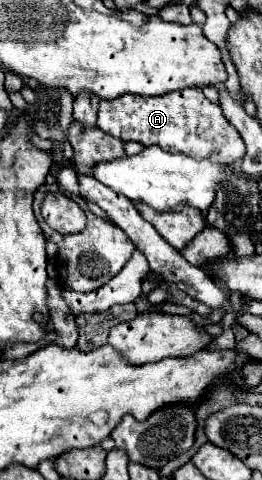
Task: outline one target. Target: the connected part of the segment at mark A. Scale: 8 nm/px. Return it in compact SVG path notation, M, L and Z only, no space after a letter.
M177 90L163 96L123 94L113 100L101 100L97 126L121 140L135 140L143 146L161 146L171 154L185 154L195 160L211 160L217 164L239 162L245 156L245 144L239 132L227 122L221 108L209 102L201 90Z

